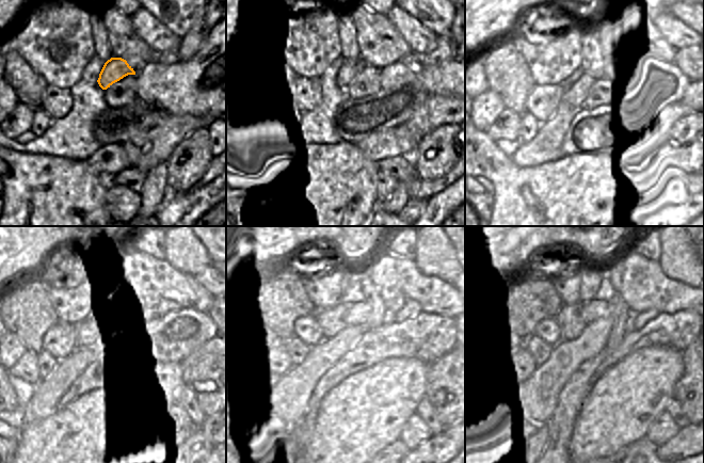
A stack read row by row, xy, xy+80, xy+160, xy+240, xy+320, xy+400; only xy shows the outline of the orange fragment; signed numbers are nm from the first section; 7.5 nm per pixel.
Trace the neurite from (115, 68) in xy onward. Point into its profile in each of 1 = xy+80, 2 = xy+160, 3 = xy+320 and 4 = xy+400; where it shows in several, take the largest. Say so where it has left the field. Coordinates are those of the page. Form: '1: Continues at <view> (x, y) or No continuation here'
1: Continues at xy+80 (349, 68)
2: Continues at xy+160 (577, 85)
3: Continues at xy+320 (332, 321)
4: Continues at xy+400 (569, 318).

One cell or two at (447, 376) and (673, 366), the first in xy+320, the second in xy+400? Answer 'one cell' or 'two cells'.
two cells

